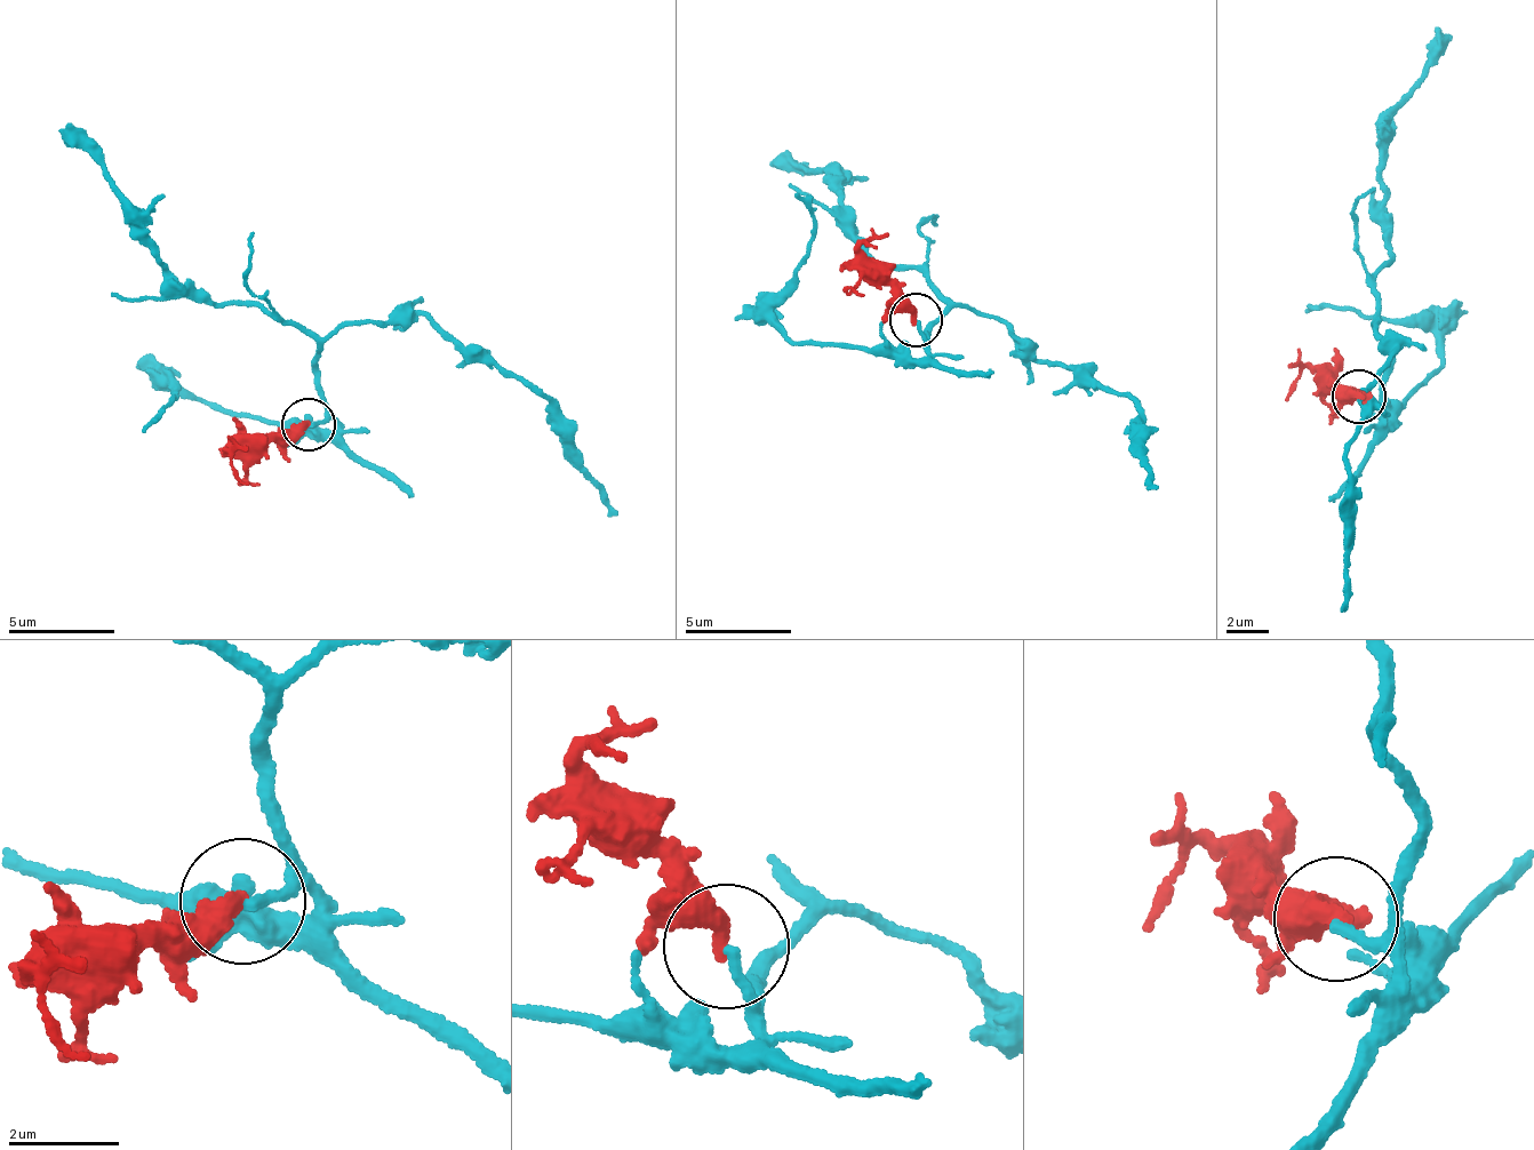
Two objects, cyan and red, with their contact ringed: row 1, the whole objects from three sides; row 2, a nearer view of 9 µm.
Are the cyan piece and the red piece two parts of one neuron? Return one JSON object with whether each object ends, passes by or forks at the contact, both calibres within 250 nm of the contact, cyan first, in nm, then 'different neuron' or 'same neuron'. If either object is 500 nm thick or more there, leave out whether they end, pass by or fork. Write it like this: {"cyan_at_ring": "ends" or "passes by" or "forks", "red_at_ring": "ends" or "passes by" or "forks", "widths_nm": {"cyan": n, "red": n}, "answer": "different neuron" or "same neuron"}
{"cyan_at_ring": "ends", "red_at_ring": "ends", "widths_nm": {"cyan": 170, "red": 400}, "answer": "different neuron"}

